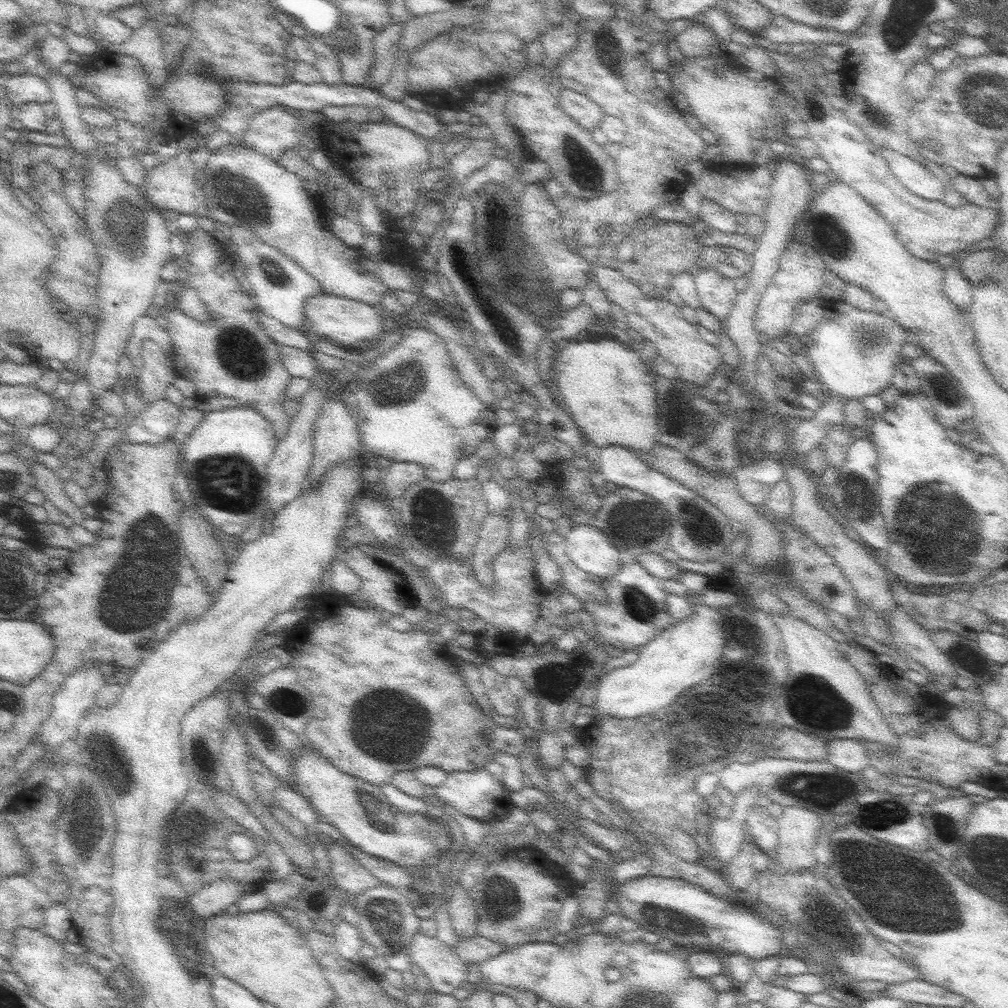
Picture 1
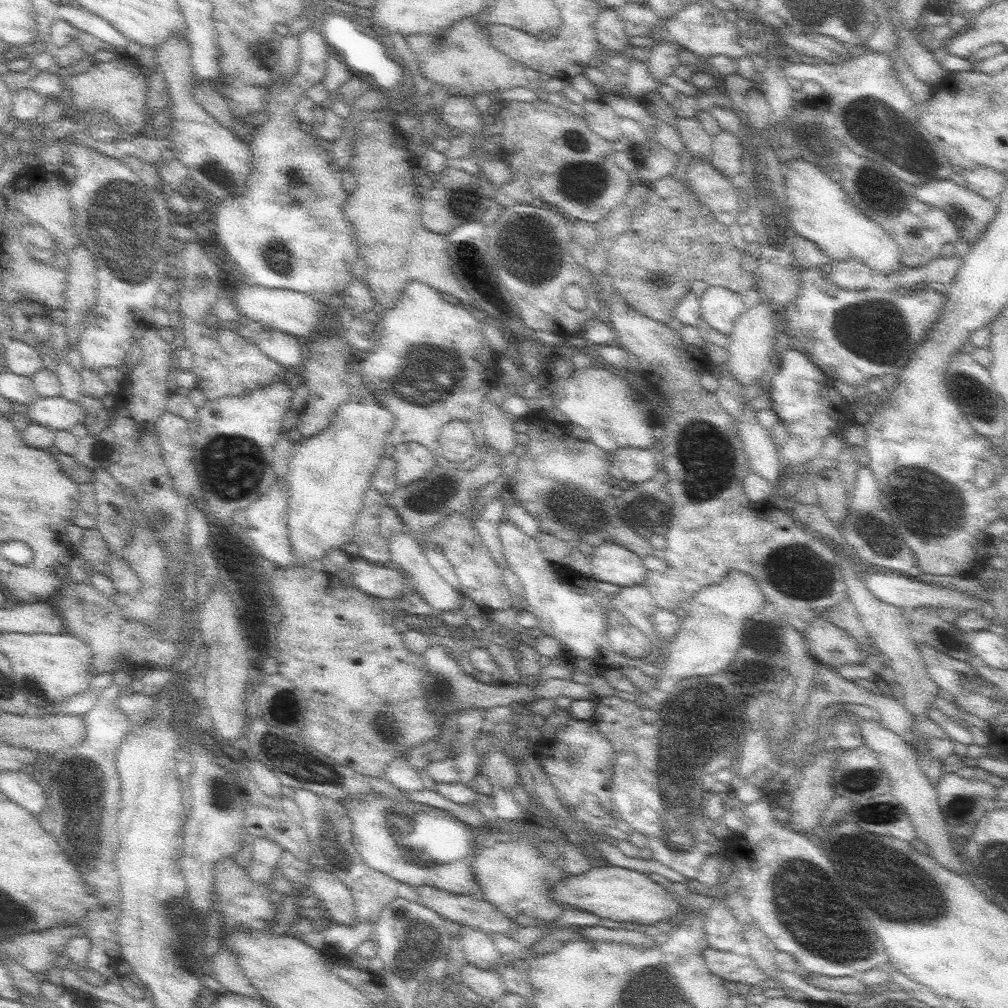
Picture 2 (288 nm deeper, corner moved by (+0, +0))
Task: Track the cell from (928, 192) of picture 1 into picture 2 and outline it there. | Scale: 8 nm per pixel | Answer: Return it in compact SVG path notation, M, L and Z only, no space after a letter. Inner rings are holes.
M949 178L949 180L937 180L937 182L931 180L931 182L925 182L923 186L913 188L913 190L915 190L917 200L921 200L923 204L927 204L931 208L939 208L949 218L953 218L953 222L957 222L957 228L961 230L961 240L959 242L965 242L969 248L975 246L975 242L979 240L979 236L985 234L987 226L995 218L995 210L997 210L995 204L991 204L989 200L977 196L975 192L969 192L967 188L961 188L959 182L953 180L953 178Z

